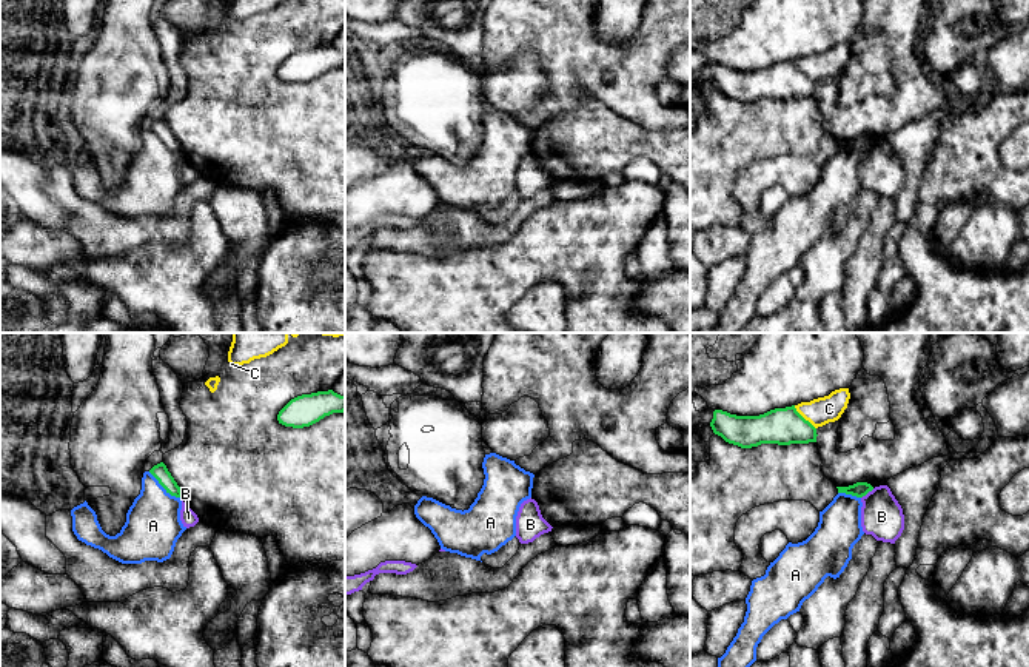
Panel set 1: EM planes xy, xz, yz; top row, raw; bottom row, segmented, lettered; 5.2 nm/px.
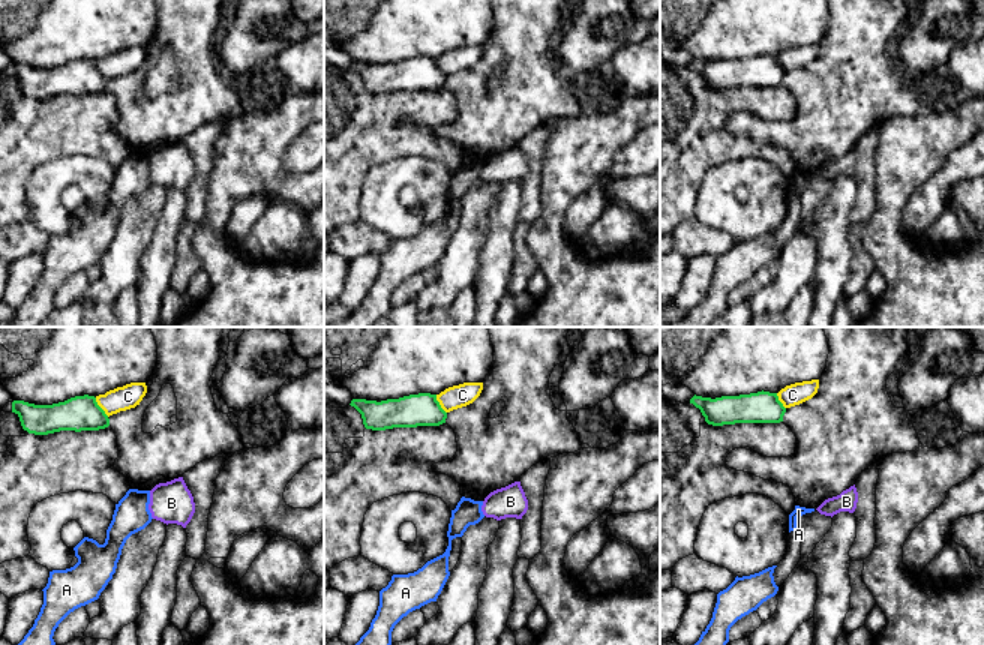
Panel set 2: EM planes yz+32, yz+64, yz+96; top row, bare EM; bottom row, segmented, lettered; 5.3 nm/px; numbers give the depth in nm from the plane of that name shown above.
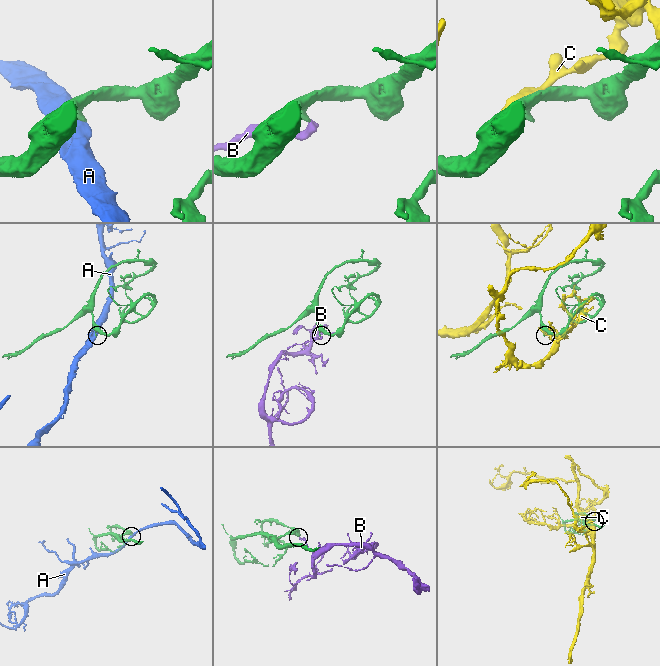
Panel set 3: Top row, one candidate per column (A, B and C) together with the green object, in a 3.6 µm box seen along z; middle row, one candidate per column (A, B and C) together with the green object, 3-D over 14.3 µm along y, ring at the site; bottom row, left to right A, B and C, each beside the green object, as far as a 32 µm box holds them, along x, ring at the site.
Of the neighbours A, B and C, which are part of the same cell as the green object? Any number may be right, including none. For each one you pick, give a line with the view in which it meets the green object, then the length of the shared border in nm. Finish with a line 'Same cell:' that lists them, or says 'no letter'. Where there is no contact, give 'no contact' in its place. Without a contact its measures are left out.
Same cell: no letter

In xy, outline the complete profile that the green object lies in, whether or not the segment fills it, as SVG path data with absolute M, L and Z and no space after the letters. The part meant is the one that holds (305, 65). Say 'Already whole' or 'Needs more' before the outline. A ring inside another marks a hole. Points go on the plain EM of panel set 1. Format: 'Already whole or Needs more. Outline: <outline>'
Already whole. Outline: M328 46L302 49L291 54L277 69L279 79L293 83L310 82L325 71L345 66L345 51Z

